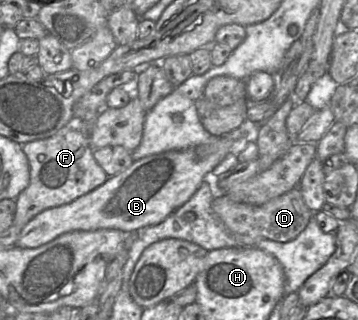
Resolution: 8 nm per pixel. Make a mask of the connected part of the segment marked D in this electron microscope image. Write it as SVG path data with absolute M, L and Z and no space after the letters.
M295 187L260 206L235 202L223 194L214 198L212 208L232 234L278 242L294 240L304 231L314 214L304 202L299 187Z

